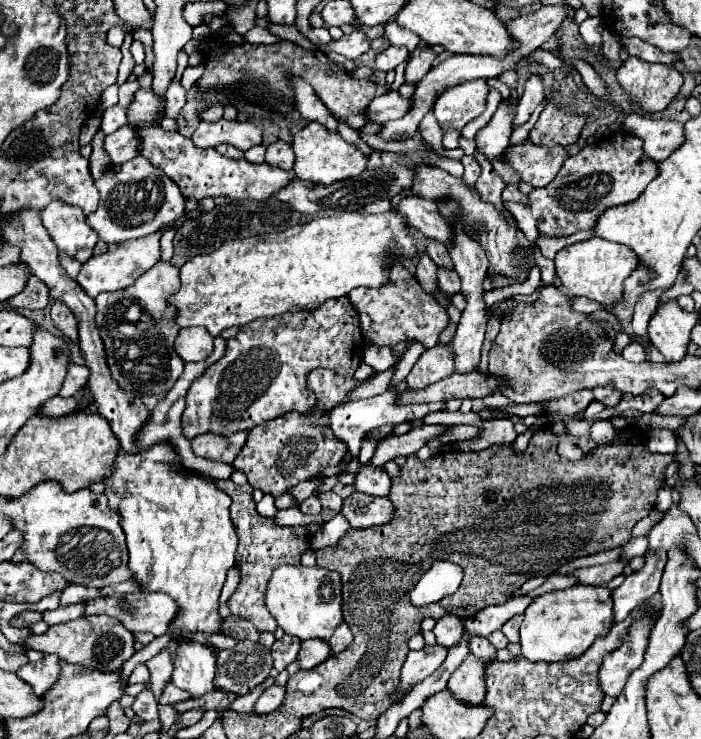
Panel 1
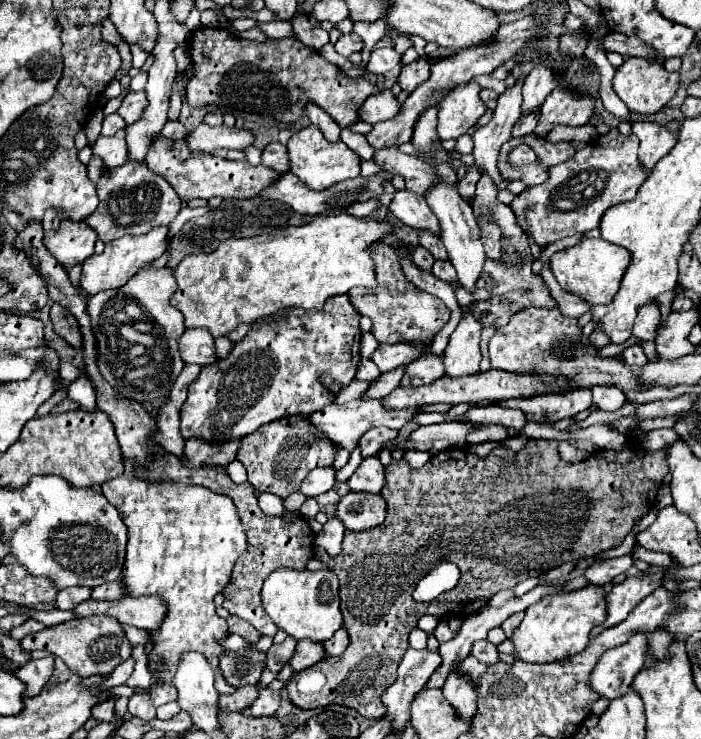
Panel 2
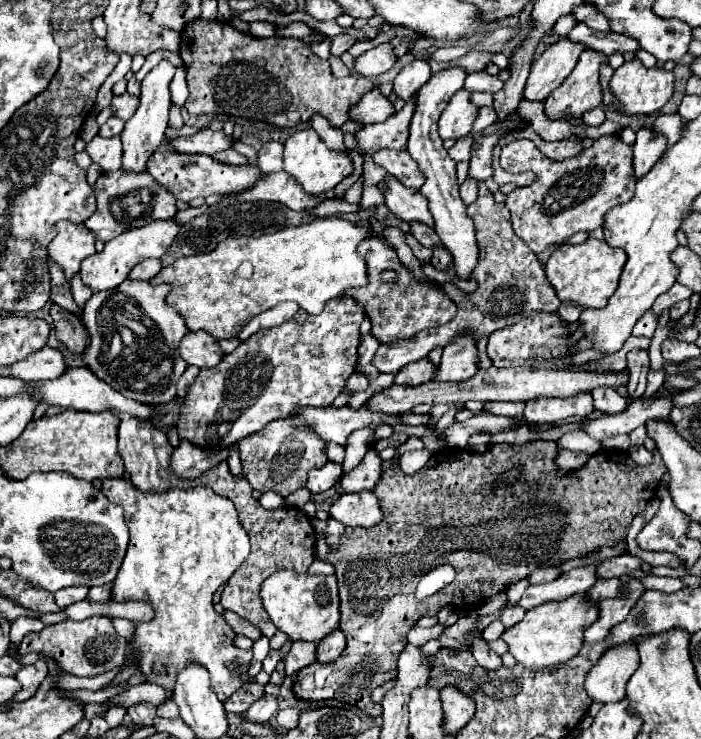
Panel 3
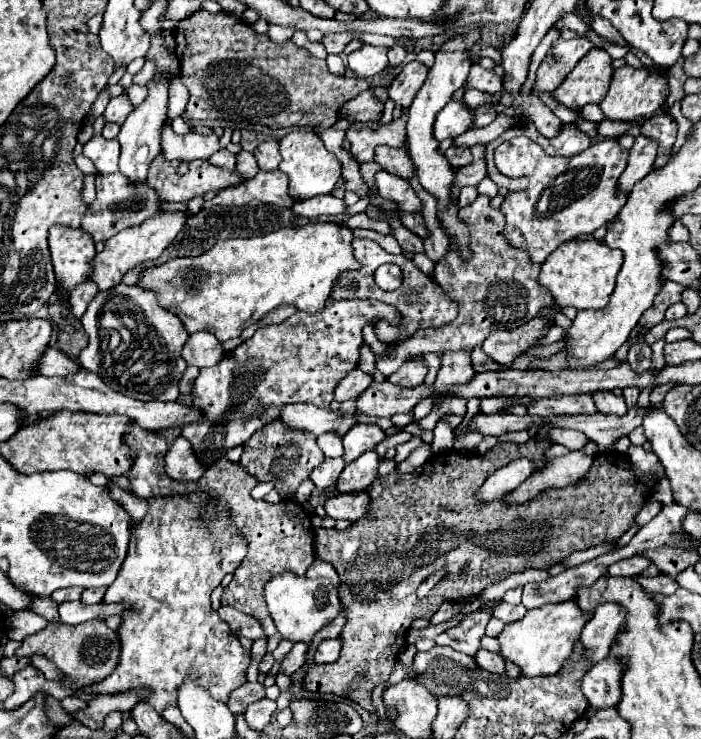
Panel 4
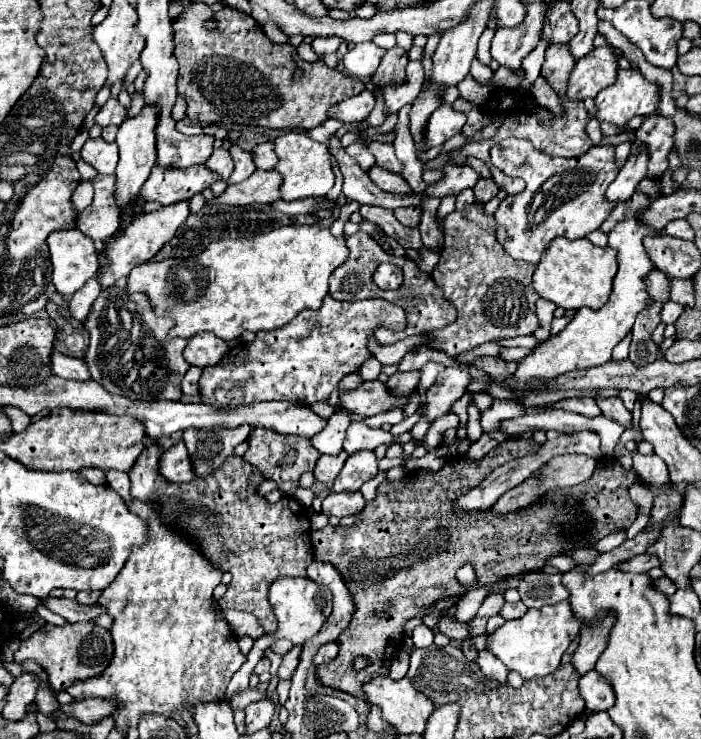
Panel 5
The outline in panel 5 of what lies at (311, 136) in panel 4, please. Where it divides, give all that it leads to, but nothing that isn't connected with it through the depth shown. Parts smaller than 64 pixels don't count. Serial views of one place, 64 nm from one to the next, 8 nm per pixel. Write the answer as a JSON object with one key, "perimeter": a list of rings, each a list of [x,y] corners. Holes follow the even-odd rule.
{"perimeter":[[[288,132],[274,142],[278,166],[276,170],[284,176],[284,186],[280,186],[280,196],[286,202],[308,198],[308,196],[324,196],[334,186],[334,172],[330,164],[330,152],[324,144],[308,138],[304,132]]]}

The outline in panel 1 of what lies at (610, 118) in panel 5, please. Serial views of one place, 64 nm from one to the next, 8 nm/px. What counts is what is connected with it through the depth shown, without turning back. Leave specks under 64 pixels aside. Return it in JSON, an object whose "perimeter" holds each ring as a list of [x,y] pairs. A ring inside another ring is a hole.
{"perimeter":[[[634,56],[616,70],[616,78],[632,104],[648,114],[664,110],[684,82],[682,74],[672,66],[644,62]]]}

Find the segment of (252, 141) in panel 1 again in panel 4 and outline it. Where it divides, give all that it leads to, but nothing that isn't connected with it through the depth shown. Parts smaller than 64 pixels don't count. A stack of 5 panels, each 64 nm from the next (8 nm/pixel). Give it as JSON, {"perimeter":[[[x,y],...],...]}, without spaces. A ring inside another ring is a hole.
{"perimeter":[[[168,122],[162,128],[162,152],[164,156],[168,156],[168,160],[208,160],[216,150],[220,150],[216,134],[180,136]]]}

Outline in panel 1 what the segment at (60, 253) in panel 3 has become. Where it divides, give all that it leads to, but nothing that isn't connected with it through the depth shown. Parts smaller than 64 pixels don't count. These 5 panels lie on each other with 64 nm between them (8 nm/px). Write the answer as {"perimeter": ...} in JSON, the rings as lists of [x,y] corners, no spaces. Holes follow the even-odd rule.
{"perimeter":[[[50,202],[40,216],[58,252],[78,262],[86,262],[92,256],[98,234],[86,224],[86,214],[80,208],[64,202]]]}

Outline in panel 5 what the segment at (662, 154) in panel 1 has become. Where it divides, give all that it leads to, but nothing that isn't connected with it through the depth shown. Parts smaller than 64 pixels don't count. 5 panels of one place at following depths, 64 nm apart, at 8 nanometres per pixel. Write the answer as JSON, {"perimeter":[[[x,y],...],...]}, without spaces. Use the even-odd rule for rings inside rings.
{"perimeter":[[[646,150],[640,156],[630,156],[628,162],[624,164],[624,168],[618,172],[616,180],[606,190],[608,202],[616,204],[616,202],[622,202],[622,200],[628,200],[634,194],[638,182],[642,178],[646,178],[646,164],[648,164]]]}

